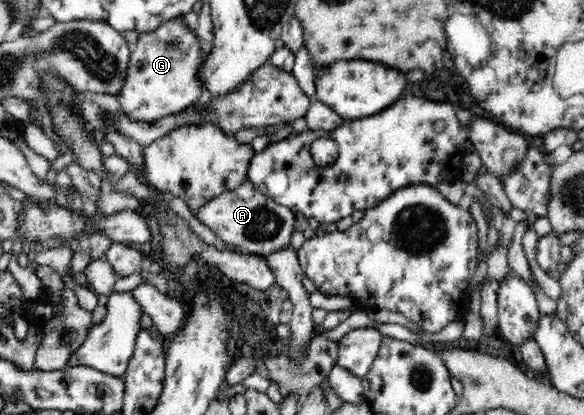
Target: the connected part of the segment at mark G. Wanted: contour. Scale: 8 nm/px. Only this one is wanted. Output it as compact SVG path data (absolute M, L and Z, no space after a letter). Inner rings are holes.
M182 16L162 23L152 32L142 32L131 52L124 81L115 95L118 100L116 113L132 122L148 124L198 105L204 91L195 71L203 55L195 34L182 25Z

